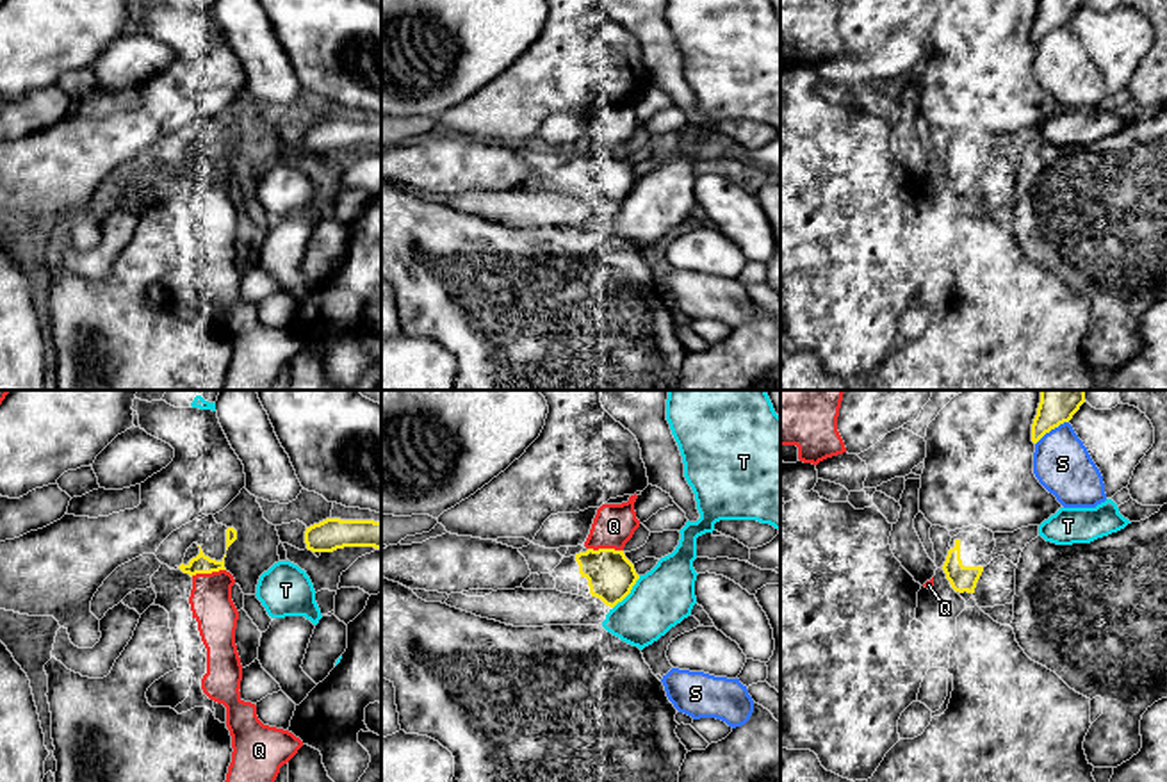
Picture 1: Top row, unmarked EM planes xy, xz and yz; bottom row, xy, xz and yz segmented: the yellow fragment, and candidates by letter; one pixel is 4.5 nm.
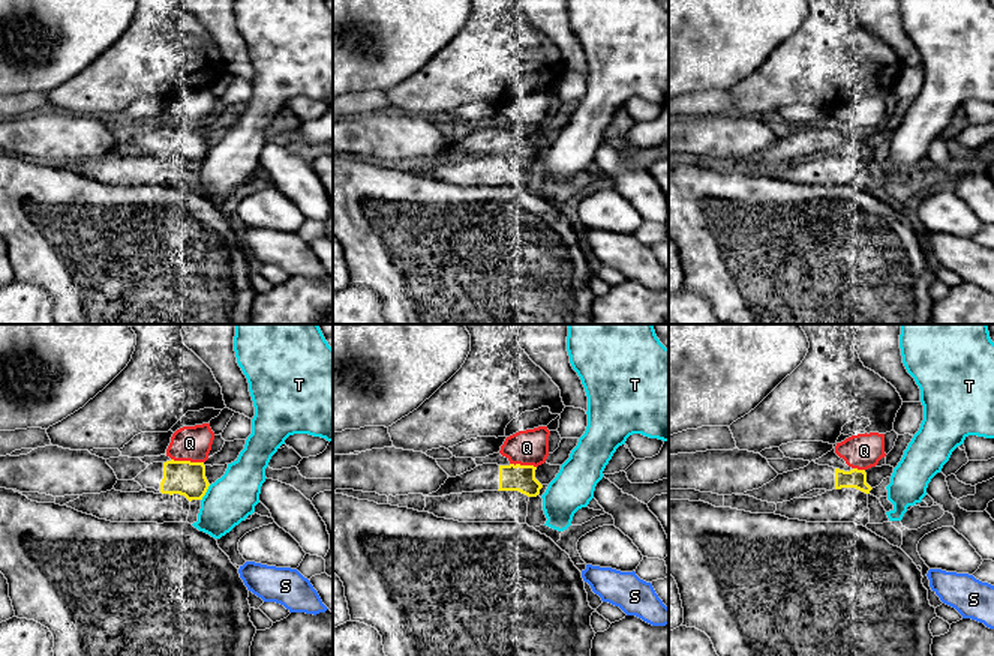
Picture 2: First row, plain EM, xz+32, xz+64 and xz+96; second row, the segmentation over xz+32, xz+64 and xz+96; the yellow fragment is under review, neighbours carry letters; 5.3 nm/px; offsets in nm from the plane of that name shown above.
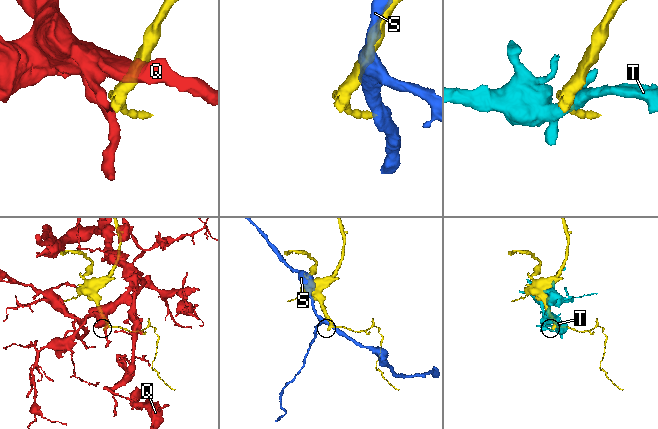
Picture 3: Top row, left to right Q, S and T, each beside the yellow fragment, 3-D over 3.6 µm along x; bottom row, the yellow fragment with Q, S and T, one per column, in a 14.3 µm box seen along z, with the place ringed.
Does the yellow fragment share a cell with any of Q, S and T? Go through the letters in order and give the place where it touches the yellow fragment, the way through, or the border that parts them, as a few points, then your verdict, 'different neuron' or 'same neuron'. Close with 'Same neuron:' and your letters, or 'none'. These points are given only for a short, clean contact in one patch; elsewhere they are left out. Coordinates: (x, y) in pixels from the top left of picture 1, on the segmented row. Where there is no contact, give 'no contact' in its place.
Q: xz (606, 549) | different neuron
S: yz (1052, 428) | different neuron
T: xz (629, 592) | along xz (640, 576), (613, 608) | different neuron
Same neuron: none

